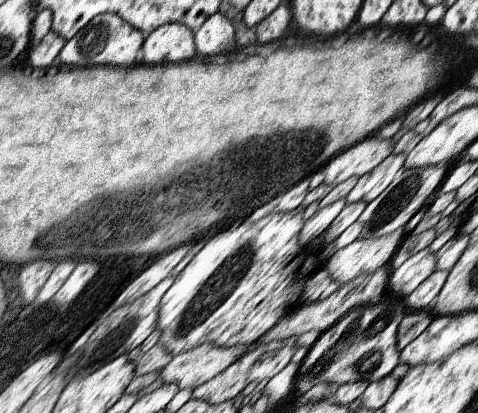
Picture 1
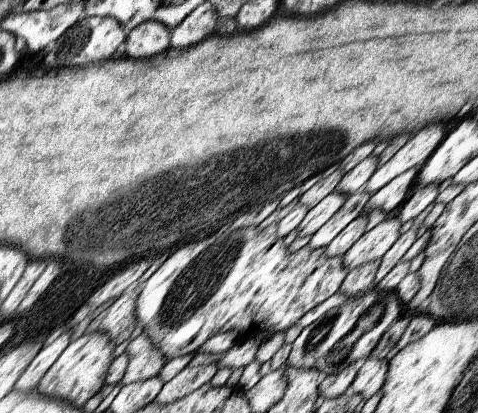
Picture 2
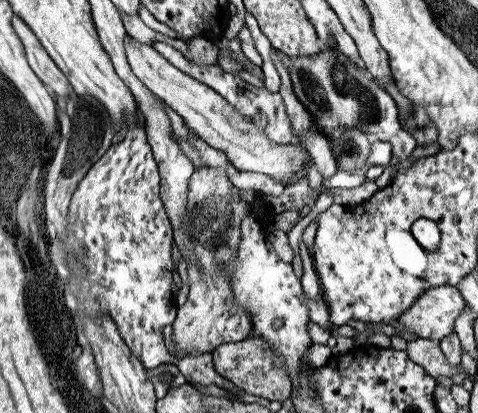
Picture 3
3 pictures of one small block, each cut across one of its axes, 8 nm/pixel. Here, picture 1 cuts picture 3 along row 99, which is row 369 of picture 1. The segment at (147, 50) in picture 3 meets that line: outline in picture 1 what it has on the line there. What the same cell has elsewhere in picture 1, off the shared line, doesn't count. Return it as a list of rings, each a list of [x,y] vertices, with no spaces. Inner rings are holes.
[[[201,344],[189,352],[179,352],[169,358],[167,364],[159,370],[157,380],[163,384],[177,384],[183,388],[197,388],[223,372],[235,360],[239,360],[247,352],[247,346],[219,348],[211,344]]]

